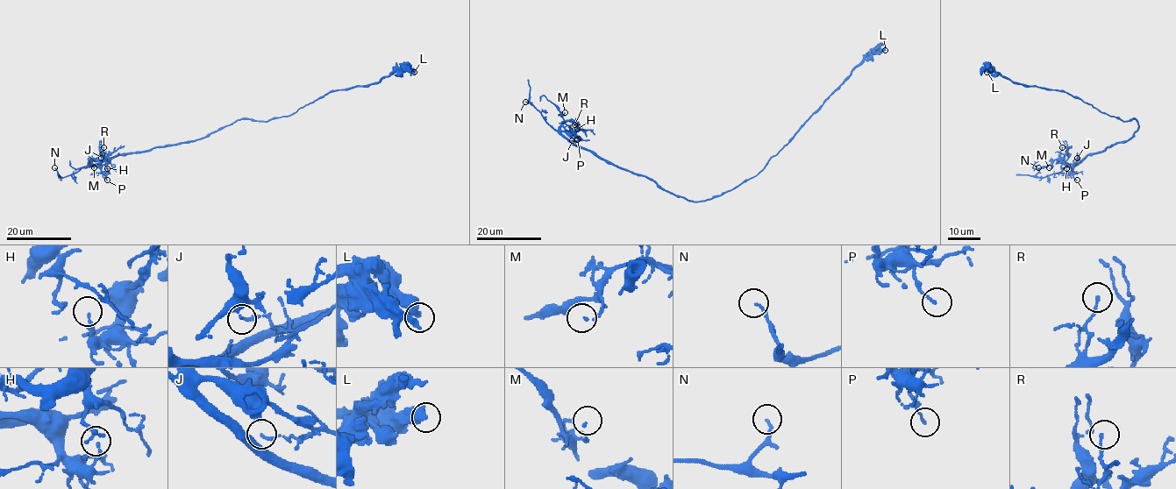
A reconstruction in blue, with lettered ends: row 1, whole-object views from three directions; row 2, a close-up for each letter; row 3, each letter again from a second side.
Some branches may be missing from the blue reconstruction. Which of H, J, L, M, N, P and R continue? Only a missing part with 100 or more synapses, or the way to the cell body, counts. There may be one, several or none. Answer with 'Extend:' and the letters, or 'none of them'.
Extend: N

